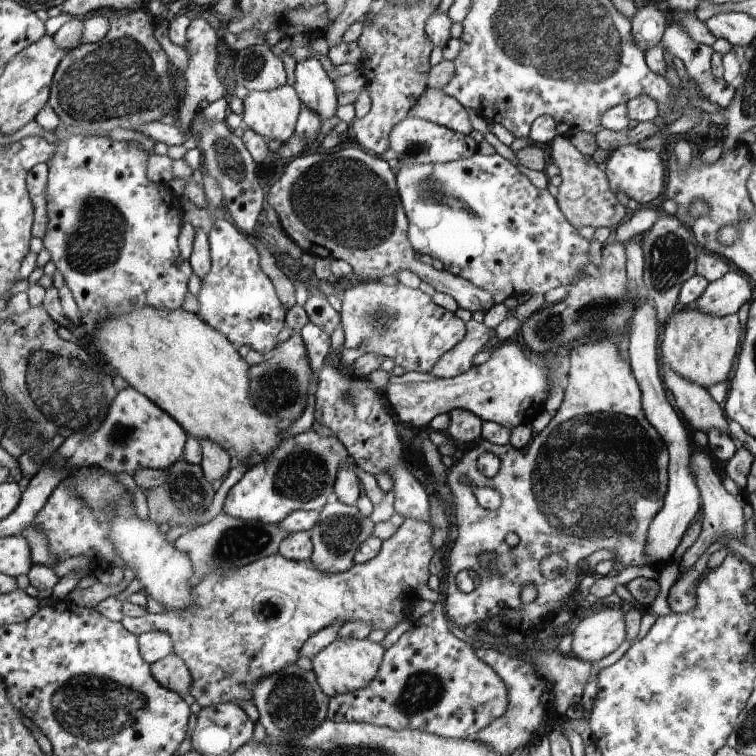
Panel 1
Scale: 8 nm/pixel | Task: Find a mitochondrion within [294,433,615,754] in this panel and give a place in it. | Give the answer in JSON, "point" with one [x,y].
{"point":[418,694]}

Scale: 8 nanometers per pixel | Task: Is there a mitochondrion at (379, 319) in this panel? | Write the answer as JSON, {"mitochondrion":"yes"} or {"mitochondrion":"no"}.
{"mitochondrion":"yes"}

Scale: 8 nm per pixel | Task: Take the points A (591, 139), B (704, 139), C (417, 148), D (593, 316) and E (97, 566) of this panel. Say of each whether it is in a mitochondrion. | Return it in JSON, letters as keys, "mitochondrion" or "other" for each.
{"A":"other","B":"other","C":"mitochondrion","D":"mitochondrion","E":"other"}

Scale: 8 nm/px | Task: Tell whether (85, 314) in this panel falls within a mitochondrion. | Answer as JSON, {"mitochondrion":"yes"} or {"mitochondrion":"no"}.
{"mitochondrion":"no"}

